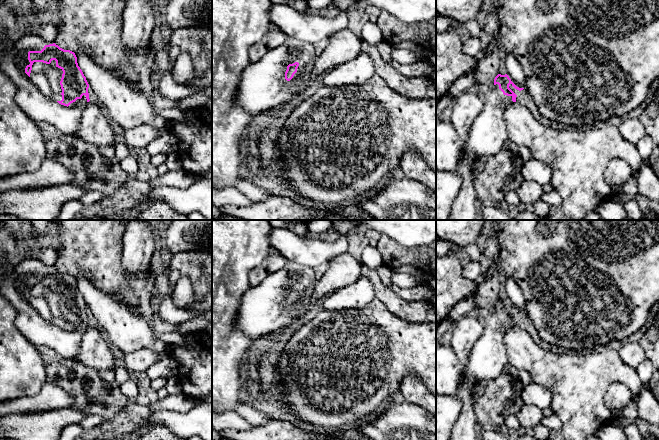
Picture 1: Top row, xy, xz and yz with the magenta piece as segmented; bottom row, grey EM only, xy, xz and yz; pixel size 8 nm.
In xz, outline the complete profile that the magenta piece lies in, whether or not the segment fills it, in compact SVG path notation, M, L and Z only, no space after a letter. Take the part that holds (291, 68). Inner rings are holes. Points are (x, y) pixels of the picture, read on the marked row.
M287 37L287 40L282 45L269 50L259 61L250 63L250 65L243 70L235 97L236 106L245 110L250 115L255 116L287 103L296 93L308 85L317 57L318 54L314 44L293 37Z

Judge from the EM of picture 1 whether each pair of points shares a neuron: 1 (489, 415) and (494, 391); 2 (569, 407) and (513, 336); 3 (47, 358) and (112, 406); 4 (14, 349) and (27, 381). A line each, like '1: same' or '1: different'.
1: same
2: same
3: same
4: same

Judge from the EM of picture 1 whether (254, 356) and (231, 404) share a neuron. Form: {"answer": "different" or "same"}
{"answer": "different"}

